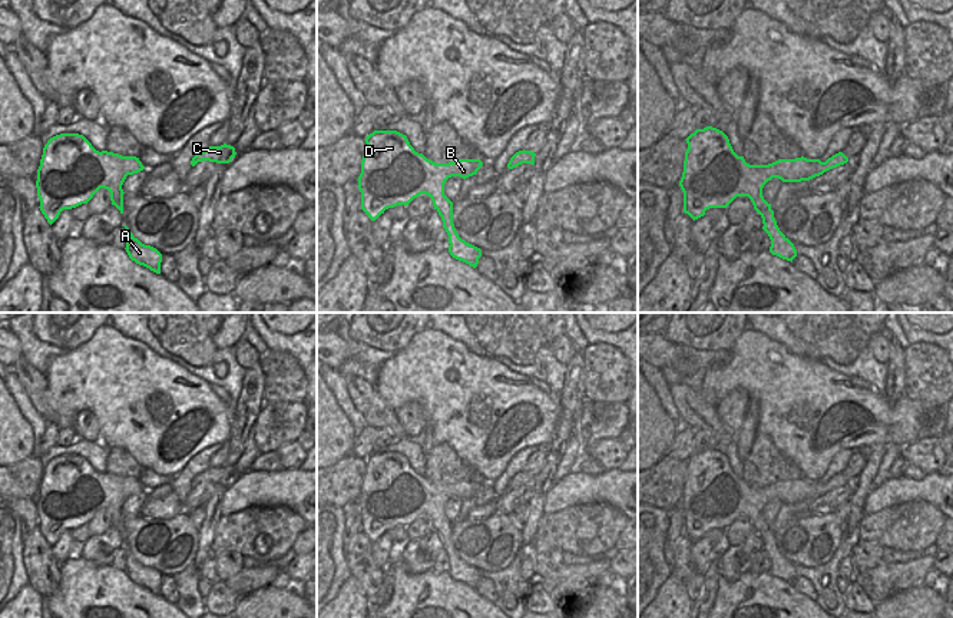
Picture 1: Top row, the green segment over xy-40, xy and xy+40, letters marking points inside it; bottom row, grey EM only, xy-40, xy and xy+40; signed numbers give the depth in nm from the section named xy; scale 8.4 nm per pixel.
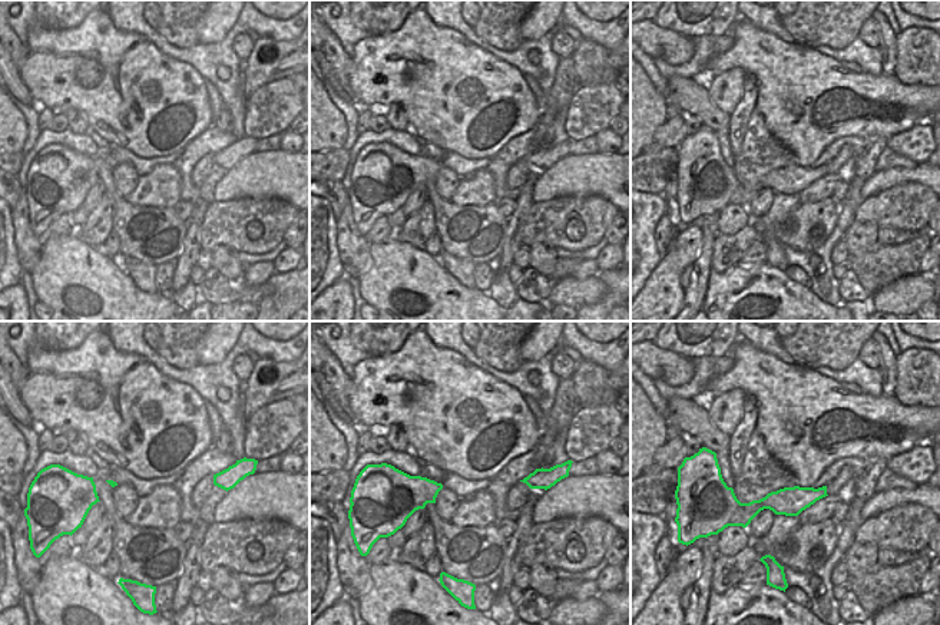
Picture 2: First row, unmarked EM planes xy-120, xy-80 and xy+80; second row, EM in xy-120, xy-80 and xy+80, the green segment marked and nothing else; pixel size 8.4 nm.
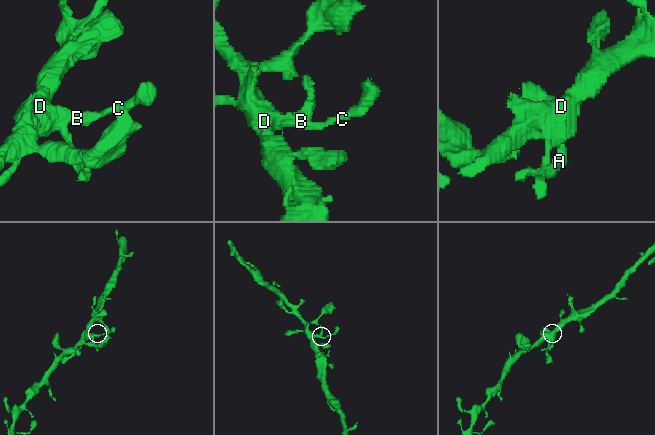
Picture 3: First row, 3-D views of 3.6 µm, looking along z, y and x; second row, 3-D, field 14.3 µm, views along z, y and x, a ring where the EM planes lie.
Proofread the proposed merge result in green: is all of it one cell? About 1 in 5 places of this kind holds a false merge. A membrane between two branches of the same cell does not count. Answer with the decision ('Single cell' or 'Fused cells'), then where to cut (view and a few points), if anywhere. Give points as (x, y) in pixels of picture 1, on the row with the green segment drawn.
Single cell. No split.

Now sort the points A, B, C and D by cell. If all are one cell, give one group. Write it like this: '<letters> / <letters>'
A B C D

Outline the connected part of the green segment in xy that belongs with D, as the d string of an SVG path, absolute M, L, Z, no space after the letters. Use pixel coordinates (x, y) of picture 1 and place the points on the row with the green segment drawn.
M374 130L365 139L358 189L361 192L361 209L371 221L375 221L385 209L397 205L408 205L414 198L426 194L431 198L434 209L443 221L449 235L449 252L453 258L476 268L482 249L461 239L453 224L453 202L444 195L444 184L451 176L463 179L473 176L482 168L480 159L457 159L449 163L436 163L423 153L414 151L406 135L397 130Z

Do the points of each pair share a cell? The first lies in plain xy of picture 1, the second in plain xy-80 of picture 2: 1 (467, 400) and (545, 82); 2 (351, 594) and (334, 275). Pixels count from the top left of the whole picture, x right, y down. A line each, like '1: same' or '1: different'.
1: different
2: different

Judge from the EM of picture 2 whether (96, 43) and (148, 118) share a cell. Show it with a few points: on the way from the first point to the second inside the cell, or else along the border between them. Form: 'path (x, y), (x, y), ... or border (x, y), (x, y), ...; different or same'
path (116, 60), (122, 62), (122, 82), (138, 98); same

